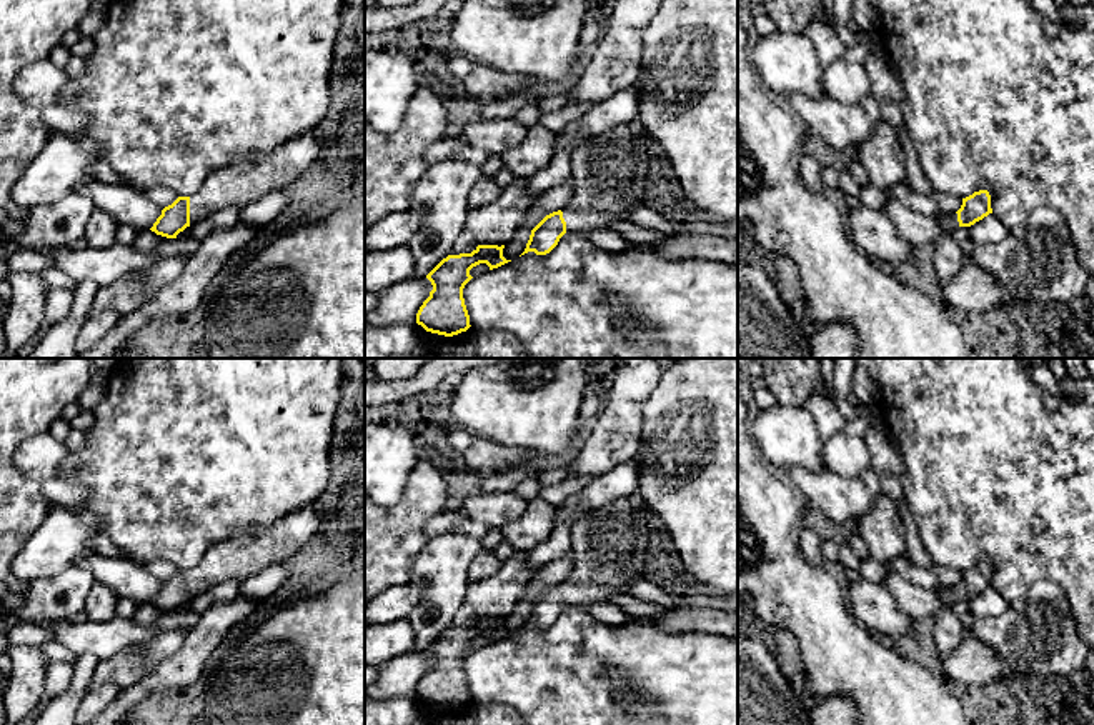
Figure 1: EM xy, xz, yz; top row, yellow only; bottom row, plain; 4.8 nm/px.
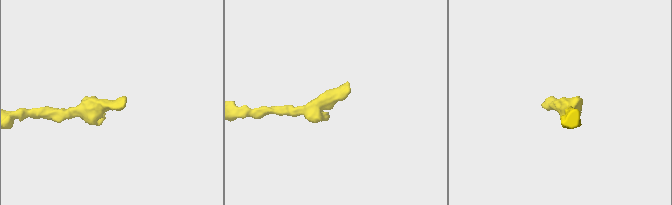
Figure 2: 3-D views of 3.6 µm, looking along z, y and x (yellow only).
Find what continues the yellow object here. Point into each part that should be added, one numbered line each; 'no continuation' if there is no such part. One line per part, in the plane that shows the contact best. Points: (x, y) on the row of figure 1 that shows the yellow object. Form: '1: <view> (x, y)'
1: xy (242, 182)

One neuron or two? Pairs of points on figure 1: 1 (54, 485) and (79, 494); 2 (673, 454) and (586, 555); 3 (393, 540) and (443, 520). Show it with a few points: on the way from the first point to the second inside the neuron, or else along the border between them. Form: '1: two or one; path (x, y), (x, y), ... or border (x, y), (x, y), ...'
1: one; path (60, 492), (72, 494)
2: two; border (645, 500), (660, 520)
3: two; border (447, 510), (427, 522), (425, 535), (428, 539)

